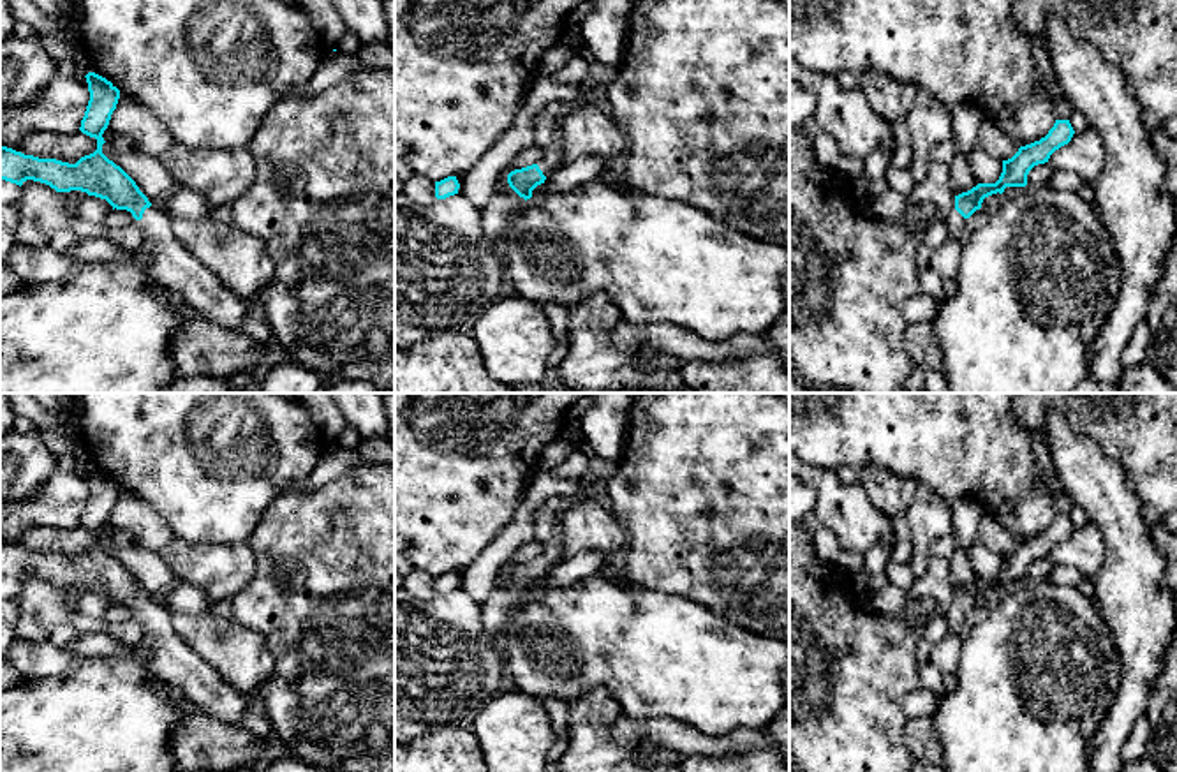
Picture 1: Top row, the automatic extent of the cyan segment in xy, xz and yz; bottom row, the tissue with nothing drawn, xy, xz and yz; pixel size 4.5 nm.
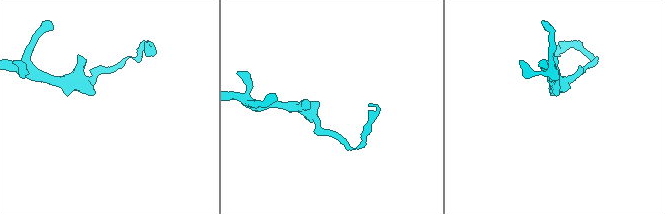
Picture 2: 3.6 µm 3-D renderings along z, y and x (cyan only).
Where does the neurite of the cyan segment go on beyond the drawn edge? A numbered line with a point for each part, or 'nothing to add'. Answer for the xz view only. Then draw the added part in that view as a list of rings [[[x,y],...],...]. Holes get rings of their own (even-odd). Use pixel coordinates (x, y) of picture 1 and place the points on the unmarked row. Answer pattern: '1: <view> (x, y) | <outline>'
1: xz (550, 557) | [[[550,546],[546,552],[539,555],[539,564],[544,571],[550,571],[559,562],[557,546]]]

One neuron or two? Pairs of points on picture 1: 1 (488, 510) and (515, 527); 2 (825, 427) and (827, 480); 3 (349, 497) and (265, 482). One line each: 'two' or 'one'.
1: two
2: two
3: two

